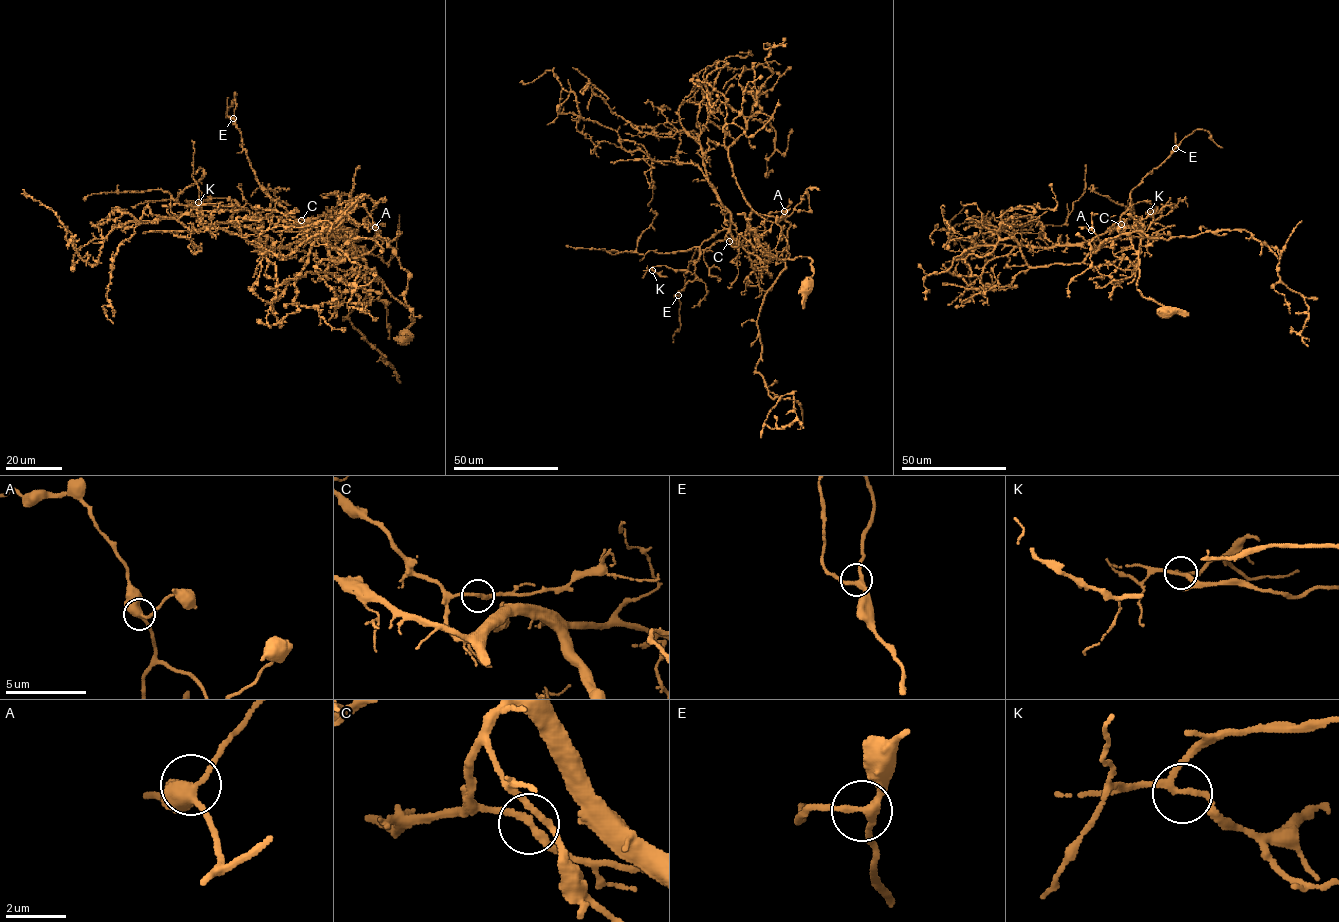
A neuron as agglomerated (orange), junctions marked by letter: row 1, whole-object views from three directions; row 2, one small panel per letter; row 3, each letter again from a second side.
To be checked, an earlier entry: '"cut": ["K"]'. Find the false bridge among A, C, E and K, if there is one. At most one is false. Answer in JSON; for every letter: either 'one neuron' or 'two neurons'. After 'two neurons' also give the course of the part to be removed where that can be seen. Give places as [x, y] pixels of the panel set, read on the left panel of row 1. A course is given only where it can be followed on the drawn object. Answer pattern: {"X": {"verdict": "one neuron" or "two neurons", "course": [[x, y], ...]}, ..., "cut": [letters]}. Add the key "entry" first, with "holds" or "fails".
{"entry": "fails", "A": {"verdict": "one neuron"}, "C": {"verdict": "one neuron"}, "E": {"verdict": "one neuron"}, "K": {"verdict": "one neuron"}, "cut": []}

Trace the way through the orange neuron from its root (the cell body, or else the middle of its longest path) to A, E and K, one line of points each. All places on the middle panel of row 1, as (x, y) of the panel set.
A: (807, 289), (813, 274), (812, 261), (808, 257), (761, 260), (741, 246), (753, 213), (785, 220), (784, 211)
E: (807, 289), (813, 274), (809, 258), (761, 260), (728, 233), (725, 239), (694, 252), (678, 295)
K: (807, 289), (813, 274), (809, 258), (761, 260), (726, 228), (701, 245), (694, 274), (664, 265), (652, 270)

